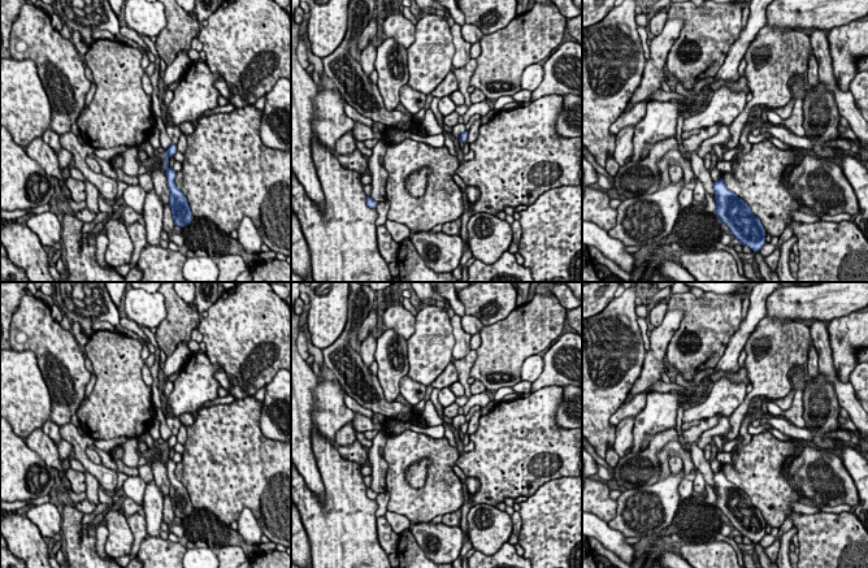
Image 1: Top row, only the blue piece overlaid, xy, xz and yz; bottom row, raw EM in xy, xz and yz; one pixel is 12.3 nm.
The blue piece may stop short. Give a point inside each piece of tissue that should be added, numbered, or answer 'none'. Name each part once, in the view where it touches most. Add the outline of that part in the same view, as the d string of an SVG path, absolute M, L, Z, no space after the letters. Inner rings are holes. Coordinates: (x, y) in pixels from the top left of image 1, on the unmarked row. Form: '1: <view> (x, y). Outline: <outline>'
none

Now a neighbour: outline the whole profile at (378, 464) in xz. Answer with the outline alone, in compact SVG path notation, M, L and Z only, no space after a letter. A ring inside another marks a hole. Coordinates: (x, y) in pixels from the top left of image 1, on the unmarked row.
M378 432L372 441L372 447L368 450L368 461L372 467L372 484L370 489L377 494L386 493L386 474L389 464L383 458L383 447L386 446L387 437L383 432Z

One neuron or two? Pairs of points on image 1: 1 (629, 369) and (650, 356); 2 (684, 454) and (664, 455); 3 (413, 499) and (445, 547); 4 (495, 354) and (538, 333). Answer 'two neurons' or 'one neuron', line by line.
1: two neurons
2: one neuron
3: two neurons
4: one neuron

